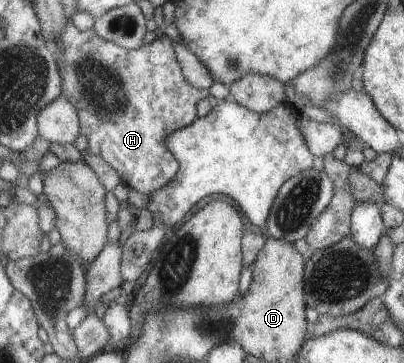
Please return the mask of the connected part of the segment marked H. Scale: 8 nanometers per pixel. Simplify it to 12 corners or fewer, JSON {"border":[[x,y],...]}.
{"border":[[67,18],[50,46],[88,150],[148,196],[206,89],[164,35],[127,51]]}

